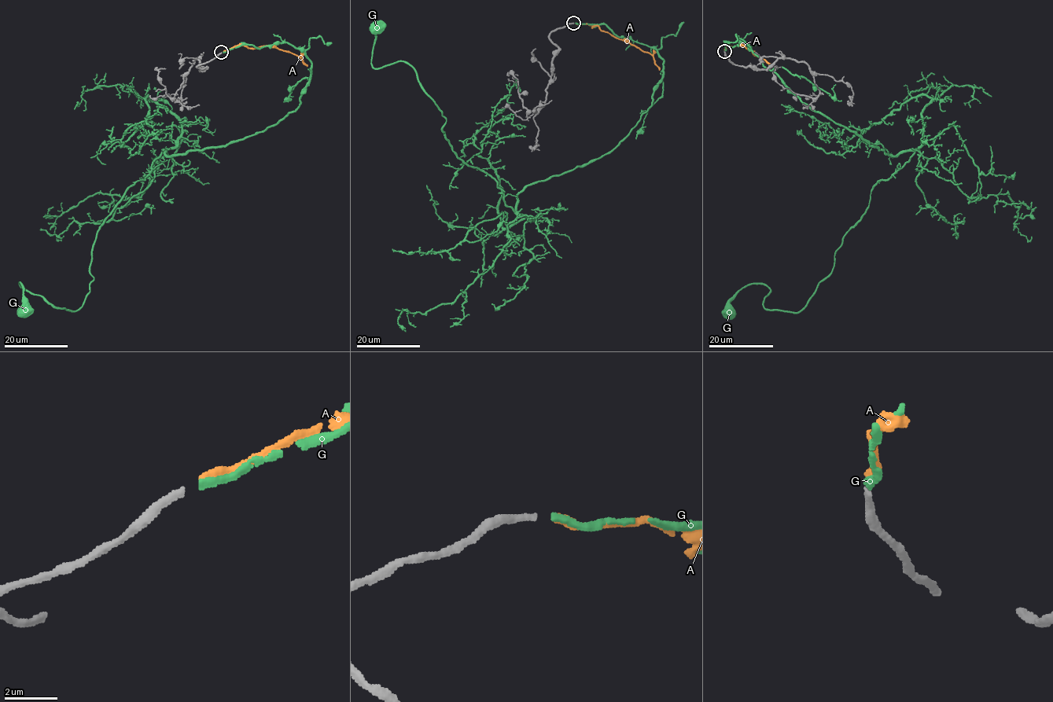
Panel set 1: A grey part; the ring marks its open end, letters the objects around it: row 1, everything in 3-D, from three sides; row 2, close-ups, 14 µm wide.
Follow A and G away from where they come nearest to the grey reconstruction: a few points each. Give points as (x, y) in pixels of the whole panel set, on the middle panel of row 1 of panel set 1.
A: (576, 23), (597, 25), (602, 31), (627, 39), (649, 52), (659, 70)
G: (576, 23), (654, 48), (662, 80), (613, 148), (514, 211), (416, 71), (371, 65), (374, 26)

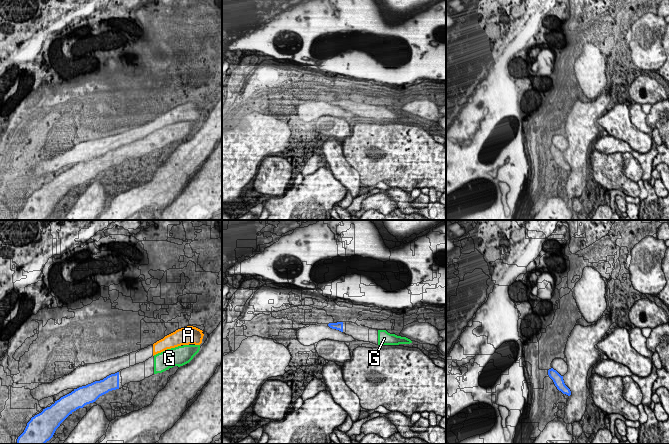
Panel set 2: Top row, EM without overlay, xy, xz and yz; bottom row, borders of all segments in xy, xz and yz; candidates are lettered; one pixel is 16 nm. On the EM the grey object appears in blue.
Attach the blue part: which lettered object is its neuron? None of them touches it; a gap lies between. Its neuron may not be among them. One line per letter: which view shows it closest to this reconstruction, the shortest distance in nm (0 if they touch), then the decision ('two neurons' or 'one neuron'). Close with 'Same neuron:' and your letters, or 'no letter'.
A: view xy; gap 600 nm; two neurons
G: view xy; gap 600 nm; one neuron
Same neuron: G

